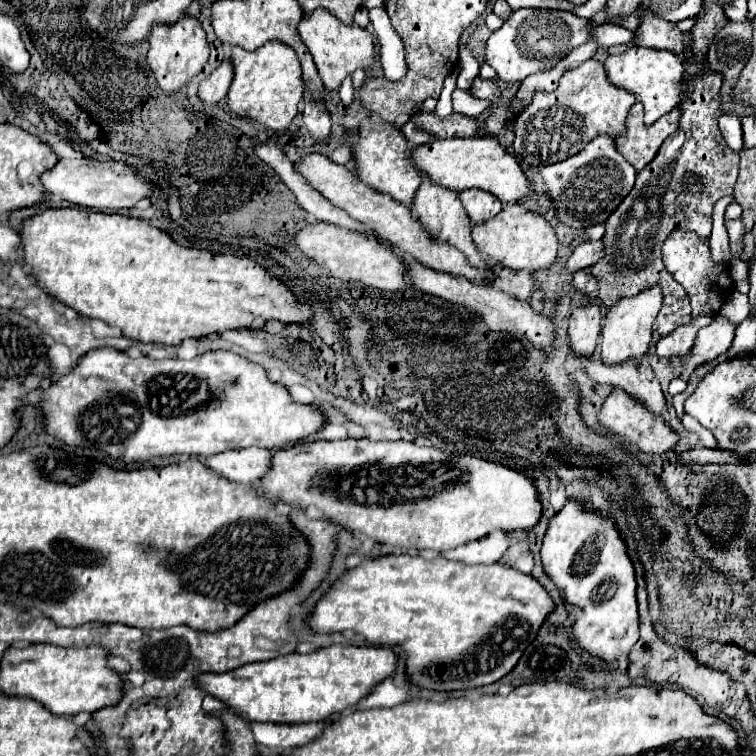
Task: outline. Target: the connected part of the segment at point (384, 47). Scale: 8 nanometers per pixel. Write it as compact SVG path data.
M371 8L369 10L369 20L377 32L379 46L381 46L381 64L383 64L383 74L387 80L401 80L407 74L407 62L405 62L405 48L401 42L401 36L391 28L389 16L385 8Z

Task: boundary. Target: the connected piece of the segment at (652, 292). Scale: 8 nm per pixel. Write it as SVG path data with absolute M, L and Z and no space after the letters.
M649 288L633 298L619 300L605 316L601 330L601 360L605 364L623 364L629 360L641 362L651 344L653 322L661 308L661 288Z

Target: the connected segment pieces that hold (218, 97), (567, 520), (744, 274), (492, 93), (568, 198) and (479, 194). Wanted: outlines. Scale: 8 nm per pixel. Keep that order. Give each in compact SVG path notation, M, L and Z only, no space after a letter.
M223 60L205 80L201 80L199 84L199 100L207 106L215 106L219 102L225 100L229 86L233 82L233 68L229 60Z
M567 502L563 510L555 514L549 522L541 546L541 564L545 574L559 588L563 602L569 606L569 618L573 618L569 630L573 632L577 644L603 662L617 662L621 656L627 656L635 646L635 642L639 640L639 614L635 600L637 584L633 564L627 556L627 548L623 540L619 540L615 526L595 516L593 512L585 512L581 502Z
M733 258L731 260L731 264L729 264L729 276L731 276L731 280L733 282L749 282L749 266L745 264L745 262L741 262L741 260L737 260L737 258Z
M475 78L473 86L471 86L471 94L475 98L485 98L489 102L497 102L497 98L501 96L501 88L495 80L481 80L481 78Z
M597 136L579 154L541 170L541 178L545 182L549 200L553 202L555 216L573 230L603 224L631 192L635 174L635 168L617 152L609 136Z
M463 190L459 194L463 208L471 220L471 224L483 224L483 220L489 220L491 216L499 214L503 204L499 202L499 198L495 198L491 192L485 190Z

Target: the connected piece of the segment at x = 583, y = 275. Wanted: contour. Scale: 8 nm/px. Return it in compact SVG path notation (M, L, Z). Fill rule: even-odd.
M585 268L585 270L579 270L573 274L573 288L575 288L575 292L587 296L589 302L595 302L599 286L597 286L597 280L591 276L591 268L589 270Z

